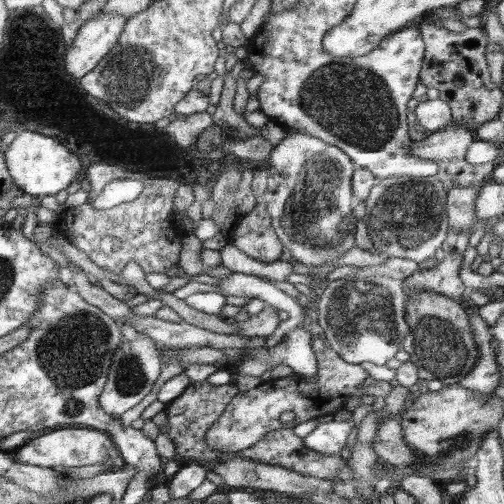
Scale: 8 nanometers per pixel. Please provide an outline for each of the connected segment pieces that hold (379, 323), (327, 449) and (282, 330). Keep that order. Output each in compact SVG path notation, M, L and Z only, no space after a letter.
M388 258L383 264L358 268L351 276L337 280L322 290L318 302L318 322L324 338L350 364L372 362L385 366L398 350L411 326L407 322L407 295L404 280L414 275L418 263L407 258Z
M332 421L319 424L304 439L308 448L326 455L338 455L348 442L350 432L354 430L354 421Z
M234 273L232 276L222 278L216 288L218 293L221 292L225 297L260 298L266 304L288 313L288 319L277 327L274 334L265 337L268 348L274 348L283 340L287 332L302 326L306 320L306 309L296 298L277 288L272 281L266 281L261 277Z

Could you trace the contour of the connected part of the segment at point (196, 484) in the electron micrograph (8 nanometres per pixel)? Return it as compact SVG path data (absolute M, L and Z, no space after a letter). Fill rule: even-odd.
M194 462L177 465L172 471L173 477L168 484L171 499L184 499L197 490L206 479L209 471L205 465L198 465Z

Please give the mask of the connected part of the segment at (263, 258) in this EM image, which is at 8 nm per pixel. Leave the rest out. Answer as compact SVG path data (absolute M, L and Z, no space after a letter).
M262 203L254 206L247 215L238 217L228 241L259 262L275 262L285 251L283 241L271 224L270 213Z

